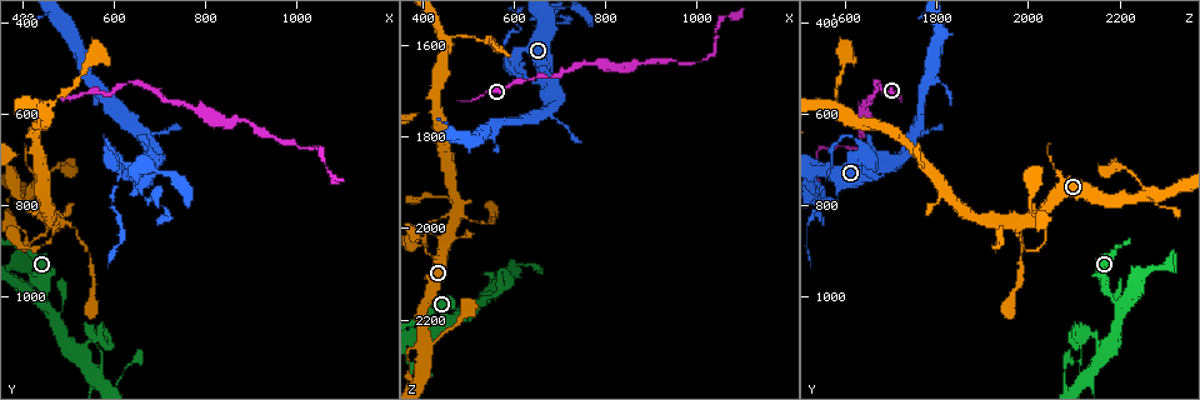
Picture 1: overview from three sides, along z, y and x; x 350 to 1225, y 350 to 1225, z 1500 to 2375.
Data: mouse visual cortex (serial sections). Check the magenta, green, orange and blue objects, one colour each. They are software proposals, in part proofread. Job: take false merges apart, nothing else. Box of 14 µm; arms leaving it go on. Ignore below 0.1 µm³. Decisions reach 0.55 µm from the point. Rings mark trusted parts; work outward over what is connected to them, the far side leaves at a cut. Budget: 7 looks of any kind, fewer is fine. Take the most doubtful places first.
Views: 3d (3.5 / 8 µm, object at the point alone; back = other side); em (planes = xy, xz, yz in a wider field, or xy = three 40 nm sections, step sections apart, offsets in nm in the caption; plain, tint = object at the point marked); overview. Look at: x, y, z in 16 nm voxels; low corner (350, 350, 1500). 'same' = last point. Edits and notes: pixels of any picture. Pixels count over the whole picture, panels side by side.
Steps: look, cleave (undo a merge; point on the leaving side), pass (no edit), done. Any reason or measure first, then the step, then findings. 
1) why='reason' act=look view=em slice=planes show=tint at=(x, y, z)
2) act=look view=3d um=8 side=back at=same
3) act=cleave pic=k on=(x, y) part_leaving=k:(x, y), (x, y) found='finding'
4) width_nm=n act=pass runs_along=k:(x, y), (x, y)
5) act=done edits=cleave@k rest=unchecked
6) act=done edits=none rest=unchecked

why='sharp bend' act=look view=3d um=8 at=(585, 685, 1645)

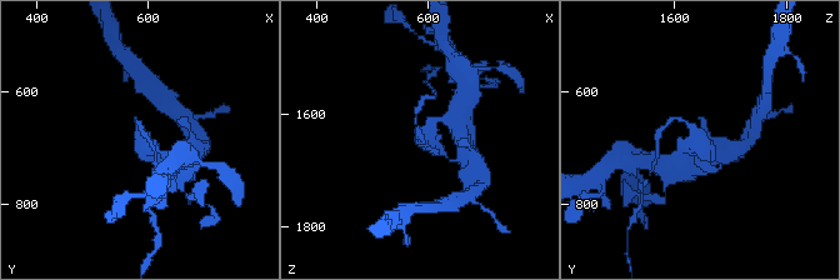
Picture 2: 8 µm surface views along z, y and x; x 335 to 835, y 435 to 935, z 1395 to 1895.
why='need the tissue' act=look view=em slice=xy step=3 show=tint at=(585, 680, 1645)

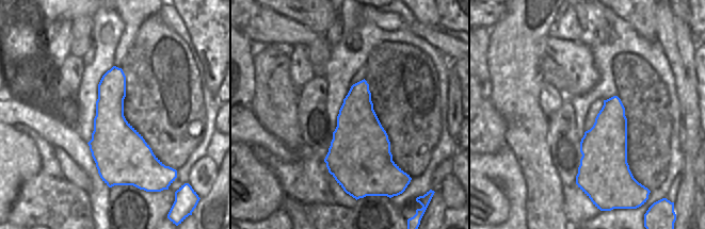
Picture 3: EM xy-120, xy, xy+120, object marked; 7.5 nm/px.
act=pass runs_along=2:(164, 154), (140, 141), (136, 119) found='continuous, no second cell'

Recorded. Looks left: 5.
why='sharp bend' act=look view=3d um=8 at=(670, 790, 1580)

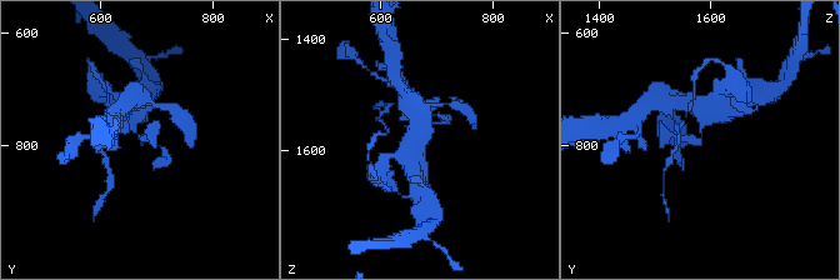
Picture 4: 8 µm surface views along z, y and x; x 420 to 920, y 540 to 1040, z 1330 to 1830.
why='now the EM' act=look view=em slice=xy step=1 show=tint at=(680, 795, 1580)

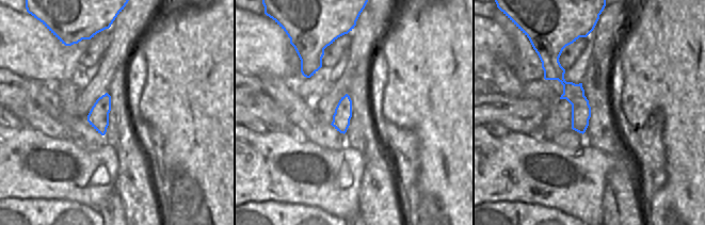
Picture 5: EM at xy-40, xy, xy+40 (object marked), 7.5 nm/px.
width_nm=130 act=pass runs_along=5:(555, 55), (581, 130) found='continuous, no second cell'

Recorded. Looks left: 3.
why='thin arm on a thick one' act=look view=3d um=8 at=(480, 840, 1970)

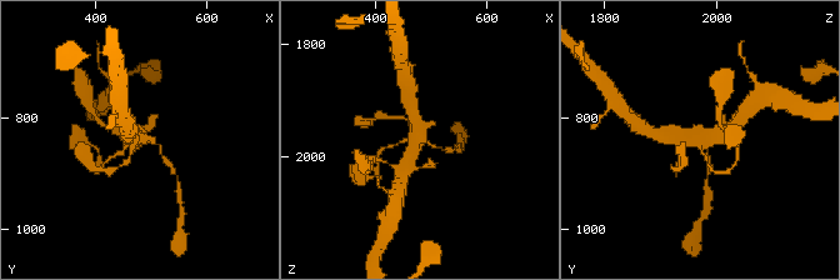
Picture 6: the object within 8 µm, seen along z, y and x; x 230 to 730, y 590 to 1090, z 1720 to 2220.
act=look view=em slice=xy step=2 show=tint at=(475, 835, 1970)

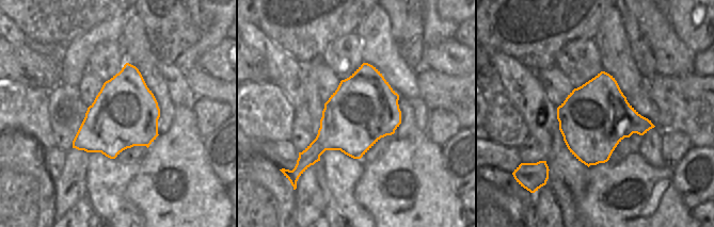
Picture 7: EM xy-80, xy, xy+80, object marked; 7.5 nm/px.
act=pass runs_along=6:(403, 166), (418, 138), (411, 103) found='all the same cell'

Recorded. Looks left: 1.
act=done edits=none rest=unchecked

